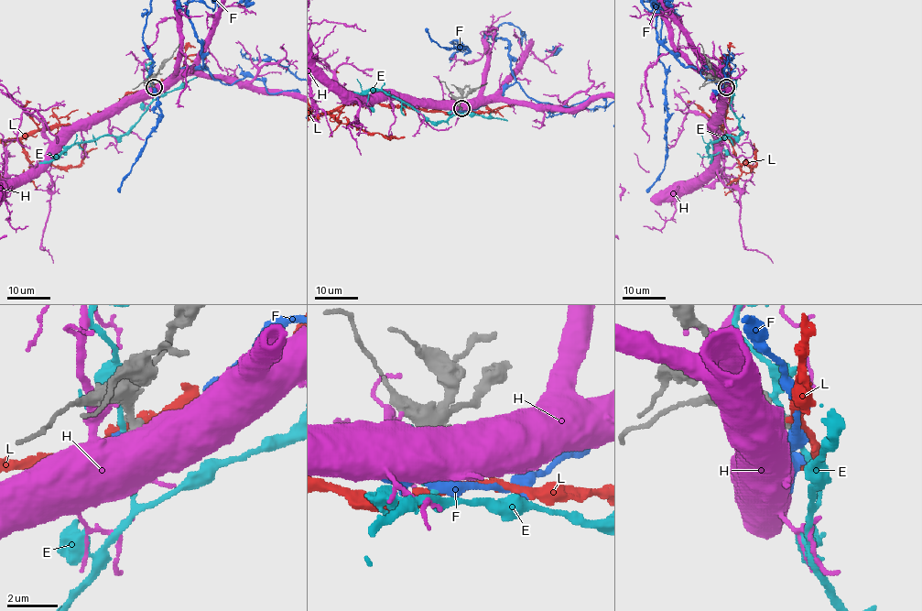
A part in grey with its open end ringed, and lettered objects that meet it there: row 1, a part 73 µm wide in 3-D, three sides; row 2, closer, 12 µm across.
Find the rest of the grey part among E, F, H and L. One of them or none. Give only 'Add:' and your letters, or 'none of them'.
Add: none of them

